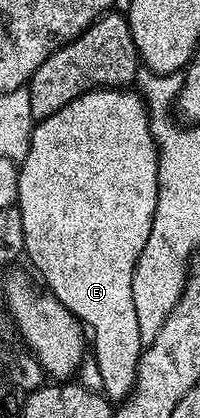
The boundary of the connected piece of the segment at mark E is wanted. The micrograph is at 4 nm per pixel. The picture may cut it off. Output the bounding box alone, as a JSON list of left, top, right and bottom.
[16,88,158,402]

